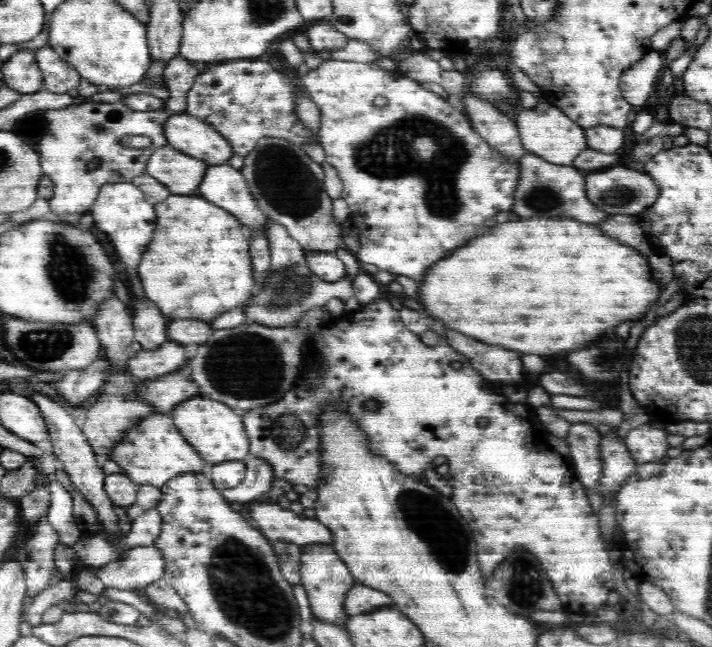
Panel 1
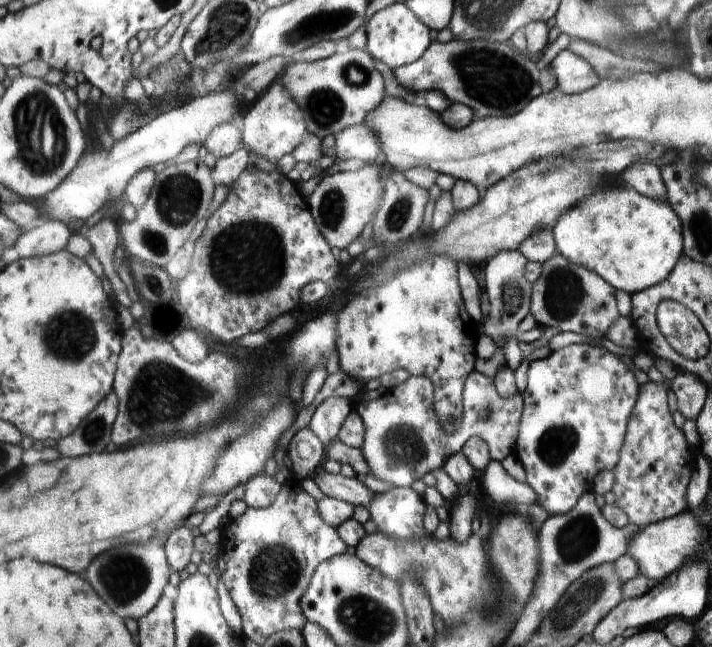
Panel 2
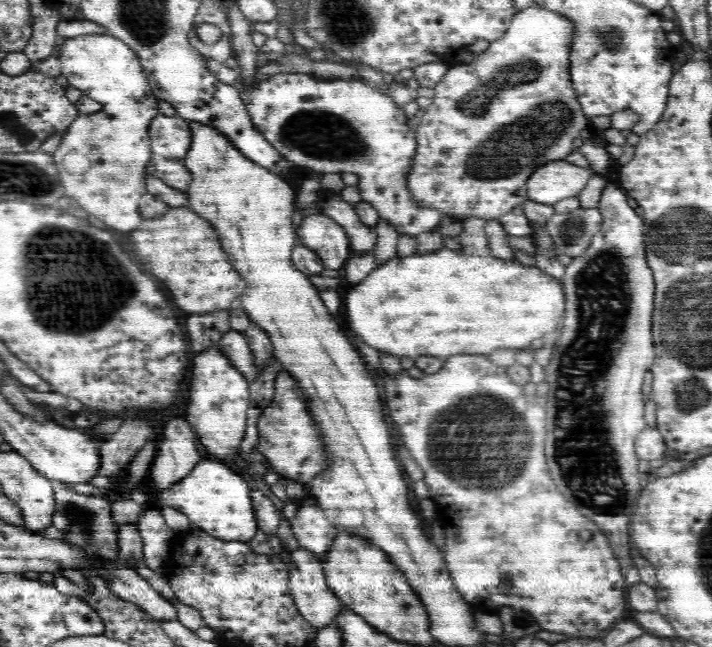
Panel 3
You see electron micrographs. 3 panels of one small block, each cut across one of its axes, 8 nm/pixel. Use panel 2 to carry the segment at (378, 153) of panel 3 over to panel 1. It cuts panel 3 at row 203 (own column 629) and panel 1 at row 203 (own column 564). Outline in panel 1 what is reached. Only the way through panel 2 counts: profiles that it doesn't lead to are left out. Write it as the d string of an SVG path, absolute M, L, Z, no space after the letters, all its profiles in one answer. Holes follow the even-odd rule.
M326 60L316 70L310 70L308 74L304 74L300 78L300 86L306 90L306 94L310 96L310 100L318 106L318 110L322 114L322 126L320 126L318 142L322 144L322 148L326 152L326 162L332 164L334 168L338 168L338 176L344 182L342 198L346 200L346 204L350 208L350 220L358 228L358 236L360 236L360 250L358 250L358 254L354 254L358 258L358 262L374 264L380 270L388 270L390 274L402 274L402 276L408 276L408 278L418 282L418 280L422 280L424 272L428 268L432 268L438 260L446 258L454 248L464 246L468 240L482 234L482 230L484 230L482 224L488 218L492 218L500 210L512 210L514 208L514 192L518 190L518 182L520 182L520 176L522 176L520 162L506 160L506 156L502 156L496 148L488 146L474 132L470 120L464 114L460 114L454 106L450 106L450 102L444 102L442 98L438 98L434 92L424 90L420 86L420 82L410 80L410 78L398 74L398 72L380 70L374 64L358 64L358 62L346 62L346 60ZM378 96L386 98L388 104L378 108L374 104L374 100Z

